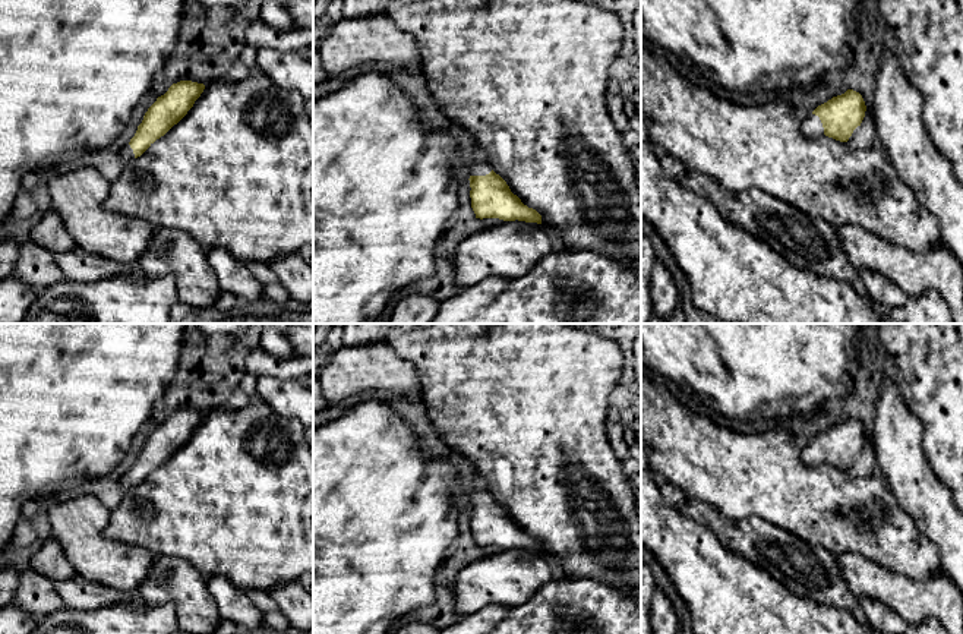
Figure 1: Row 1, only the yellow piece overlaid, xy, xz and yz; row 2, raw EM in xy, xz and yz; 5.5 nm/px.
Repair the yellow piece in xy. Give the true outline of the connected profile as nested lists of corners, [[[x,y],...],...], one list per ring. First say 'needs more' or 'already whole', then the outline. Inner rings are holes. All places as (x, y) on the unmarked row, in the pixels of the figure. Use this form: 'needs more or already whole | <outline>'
needs more | [[[180,409],[158,425],[145,441],[135,464],[119,479],[123,492],[140,485],[157,467],[177,452],[193,435],[203,417],[203,411]]]

